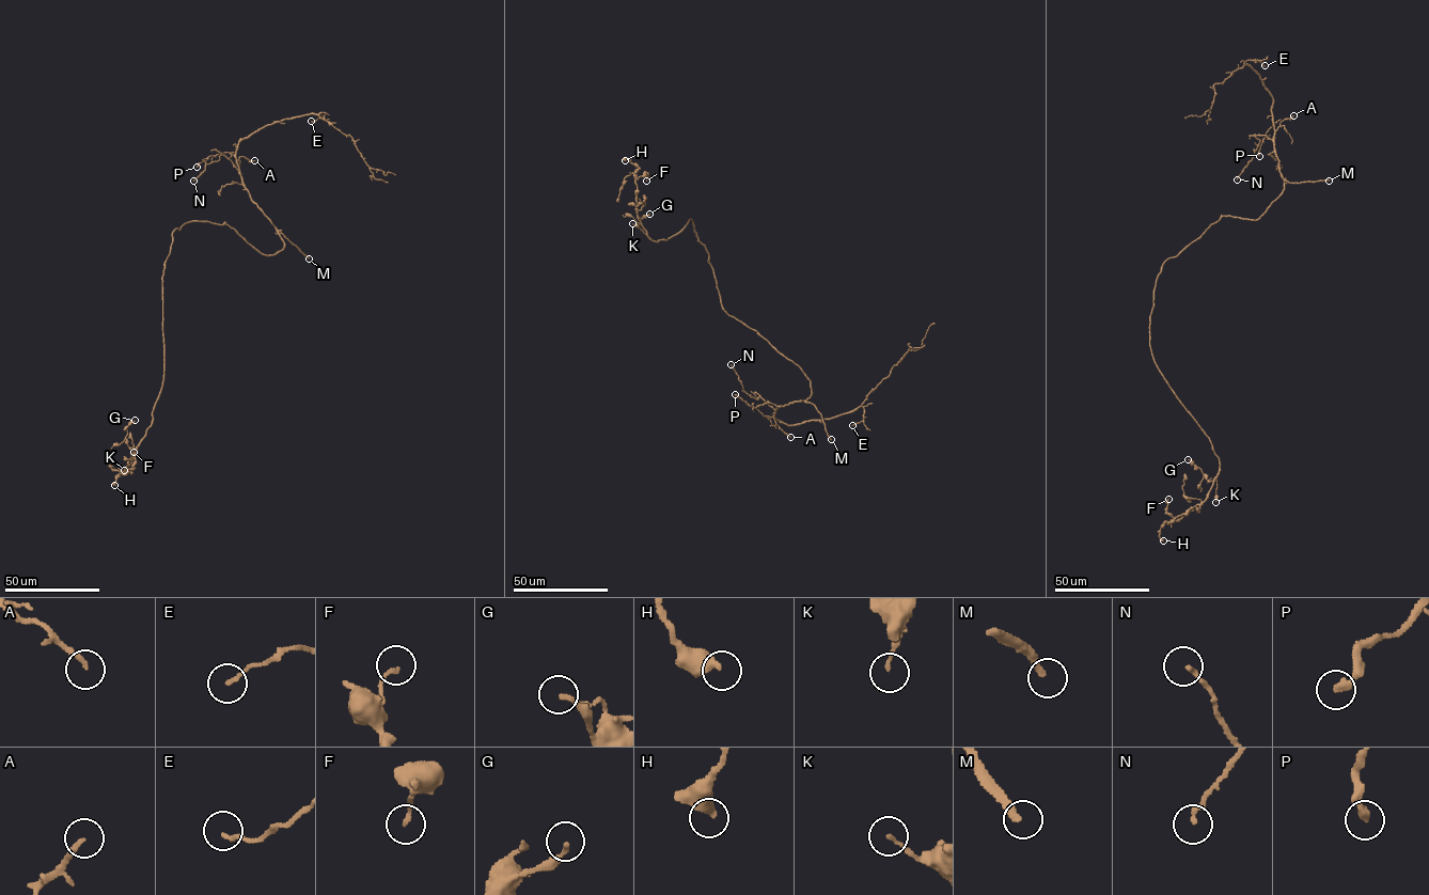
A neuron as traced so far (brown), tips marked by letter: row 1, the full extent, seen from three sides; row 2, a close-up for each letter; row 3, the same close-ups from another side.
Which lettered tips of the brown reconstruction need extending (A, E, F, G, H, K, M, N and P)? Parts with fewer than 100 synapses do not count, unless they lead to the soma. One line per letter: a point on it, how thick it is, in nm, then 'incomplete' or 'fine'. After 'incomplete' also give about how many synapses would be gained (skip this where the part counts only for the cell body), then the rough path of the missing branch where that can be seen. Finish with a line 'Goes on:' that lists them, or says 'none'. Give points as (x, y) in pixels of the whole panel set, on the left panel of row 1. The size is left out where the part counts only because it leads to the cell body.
A: place (254, 160); calibre 220 nm; fine
E: place (311, 121); calibre 130 nm; fine
F: place (134, 452); calibre 130 nm; fine
G: place (135, 420); calibre 180 nm; fine
H: place (114, 485); calibre 460 nm; fine
K: place (124, 470); calibre 130 nm; fine
M: place (309, 258); calibre 240 nm; incomplete; course (309, 258), (312, 270), (304, 277), (292, 262), (293, 225), (289, 221)
N: place (193, 181); calibre 170 nm; fine
P: place (197, 167); calibre 320 nm; fine
Goes on: M

